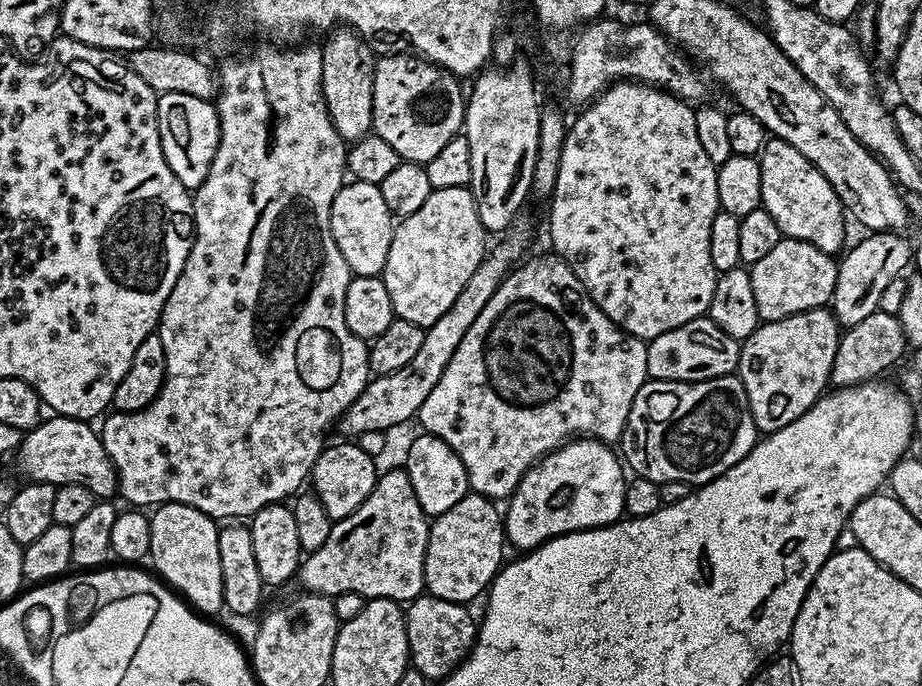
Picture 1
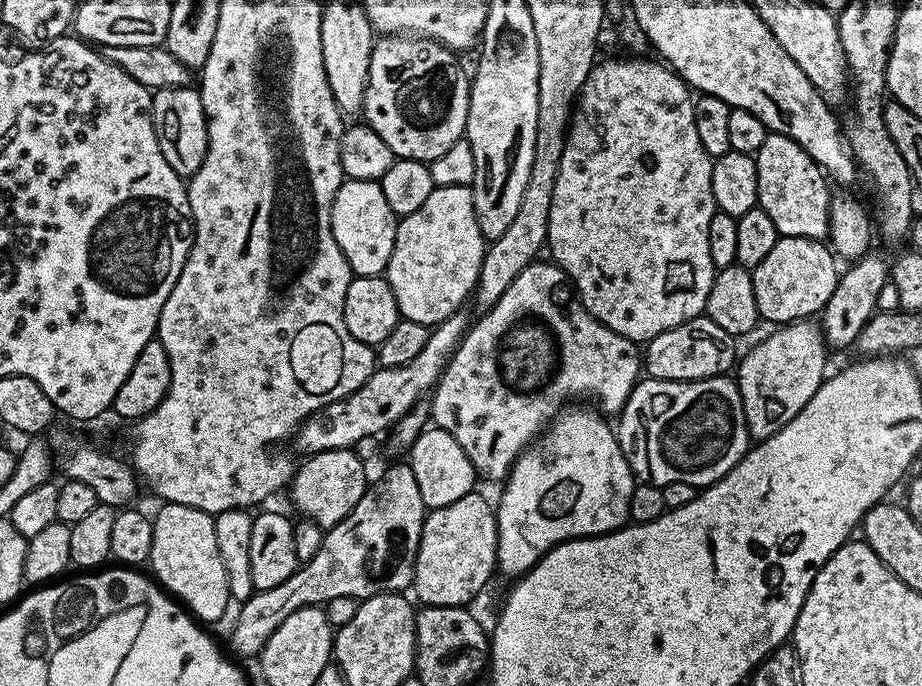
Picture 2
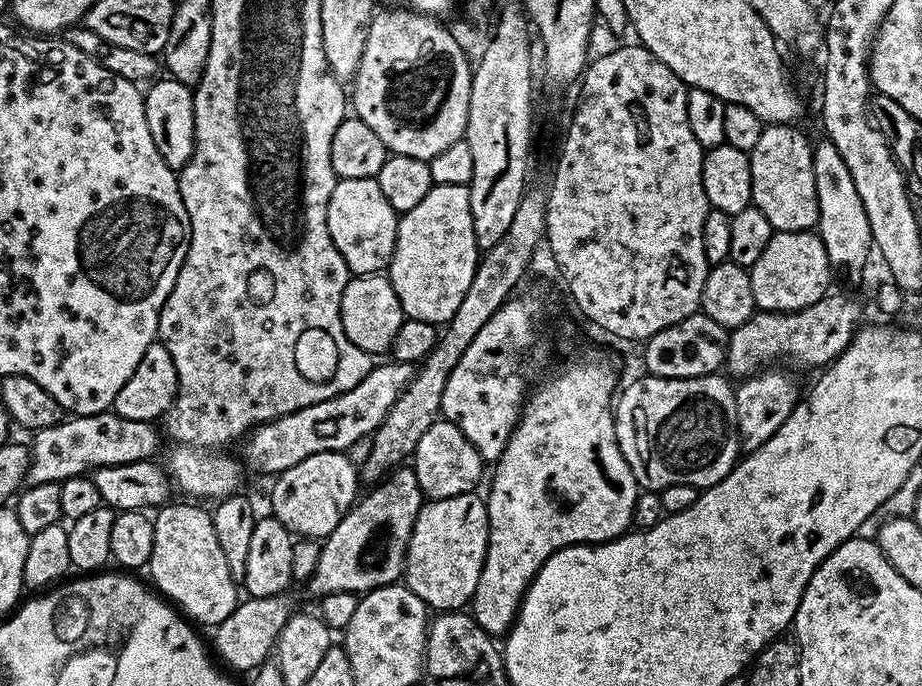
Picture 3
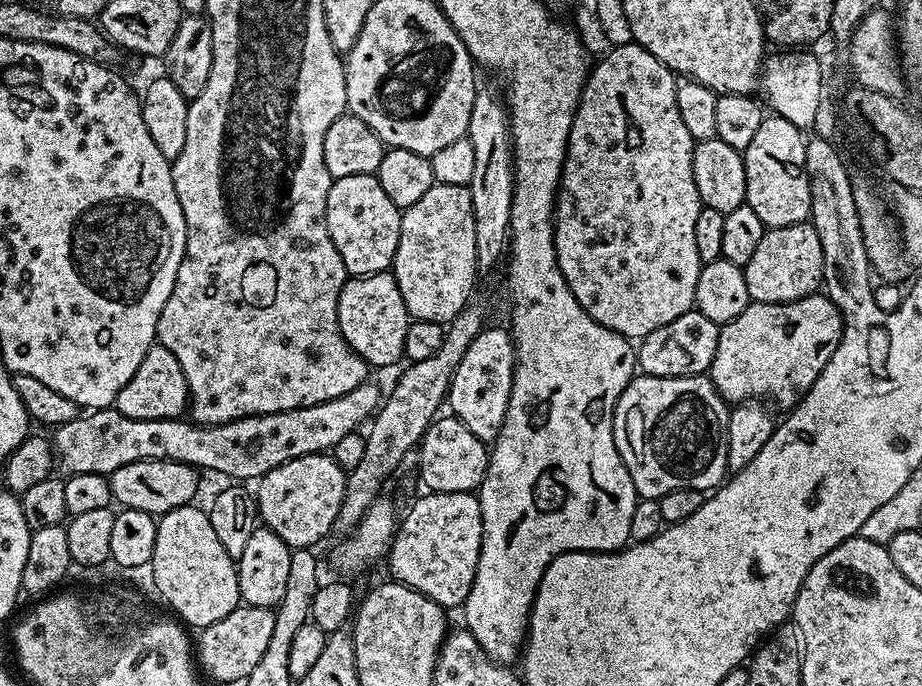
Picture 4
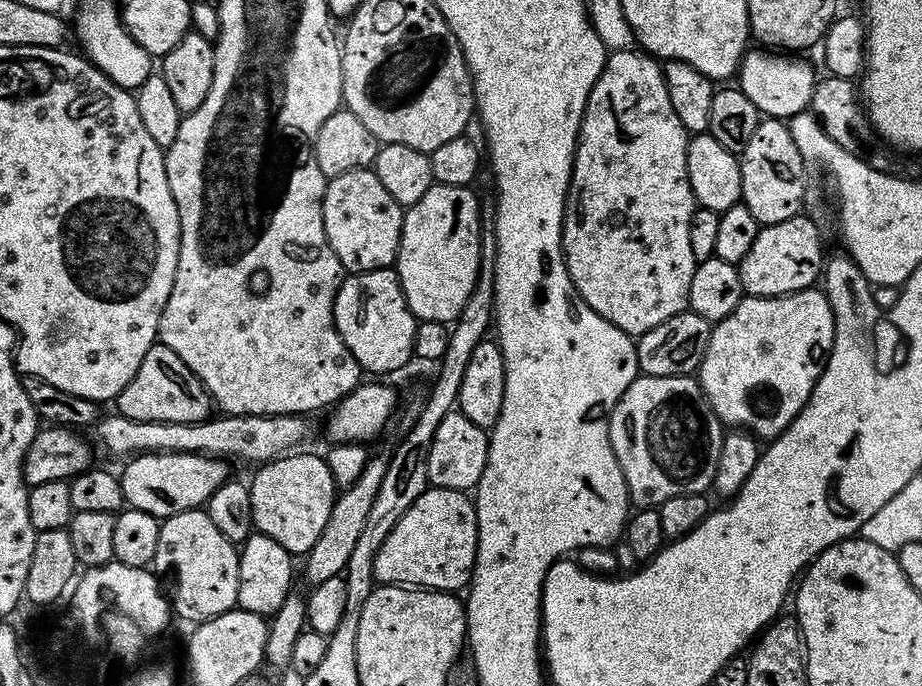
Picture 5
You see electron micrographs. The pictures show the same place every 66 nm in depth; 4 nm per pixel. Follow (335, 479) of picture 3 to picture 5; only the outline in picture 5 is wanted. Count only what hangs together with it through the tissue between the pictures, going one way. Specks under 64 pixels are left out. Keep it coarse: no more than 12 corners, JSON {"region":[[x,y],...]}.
{"region":[[304,451],[259,465],[253,529],[307,554],[338,495],[327,459]]}

